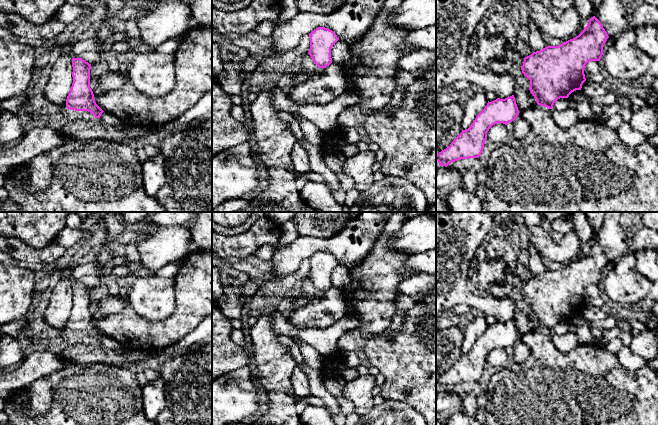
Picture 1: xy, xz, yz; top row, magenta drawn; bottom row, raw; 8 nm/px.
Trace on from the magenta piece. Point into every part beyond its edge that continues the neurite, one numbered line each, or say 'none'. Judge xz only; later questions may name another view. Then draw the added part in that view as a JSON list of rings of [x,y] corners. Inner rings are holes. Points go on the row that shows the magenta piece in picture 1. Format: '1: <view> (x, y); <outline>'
none

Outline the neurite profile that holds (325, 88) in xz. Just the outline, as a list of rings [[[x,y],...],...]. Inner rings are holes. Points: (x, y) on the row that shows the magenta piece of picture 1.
[[[331,63],[324,73],[285,90],[287,97],[298,105],[326,105],[347,92],[349,84],[341,66]]]

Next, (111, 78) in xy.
[[[109,66],[100,76],[97,88],[103,90],[116,89],[127,80],[126,75],[120,73],[117,67]]]

